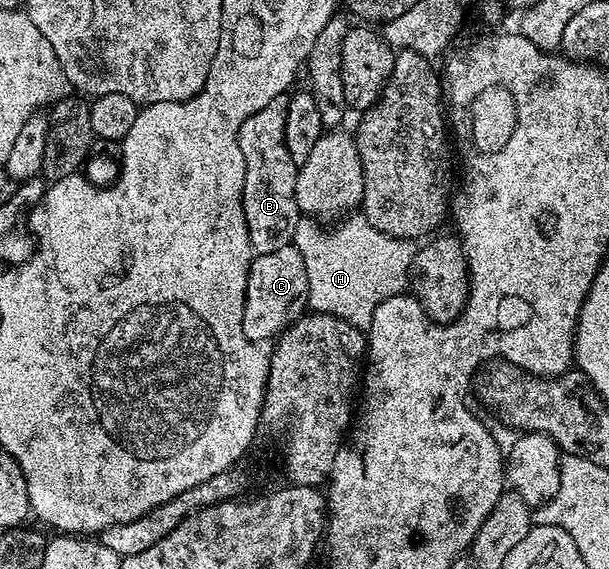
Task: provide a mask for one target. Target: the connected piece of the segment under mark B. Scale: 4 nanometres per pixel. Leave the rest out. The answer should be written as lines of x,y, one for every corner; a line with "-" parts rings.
276,97
267,107
261,111
255,111
251,119
239,127
239,151
243,151
243,163
245,164
245,182
243,183
243,215
247,219
247,235
254,254
267,251
279,251
279,247
287,247
293,243
295,227
303,216
295,199
295,183
297,182
298,166
287,155
287,143
283,135
285,126
285,97

